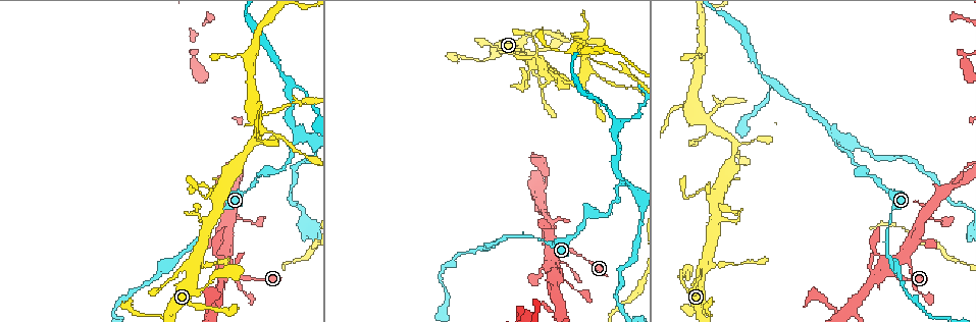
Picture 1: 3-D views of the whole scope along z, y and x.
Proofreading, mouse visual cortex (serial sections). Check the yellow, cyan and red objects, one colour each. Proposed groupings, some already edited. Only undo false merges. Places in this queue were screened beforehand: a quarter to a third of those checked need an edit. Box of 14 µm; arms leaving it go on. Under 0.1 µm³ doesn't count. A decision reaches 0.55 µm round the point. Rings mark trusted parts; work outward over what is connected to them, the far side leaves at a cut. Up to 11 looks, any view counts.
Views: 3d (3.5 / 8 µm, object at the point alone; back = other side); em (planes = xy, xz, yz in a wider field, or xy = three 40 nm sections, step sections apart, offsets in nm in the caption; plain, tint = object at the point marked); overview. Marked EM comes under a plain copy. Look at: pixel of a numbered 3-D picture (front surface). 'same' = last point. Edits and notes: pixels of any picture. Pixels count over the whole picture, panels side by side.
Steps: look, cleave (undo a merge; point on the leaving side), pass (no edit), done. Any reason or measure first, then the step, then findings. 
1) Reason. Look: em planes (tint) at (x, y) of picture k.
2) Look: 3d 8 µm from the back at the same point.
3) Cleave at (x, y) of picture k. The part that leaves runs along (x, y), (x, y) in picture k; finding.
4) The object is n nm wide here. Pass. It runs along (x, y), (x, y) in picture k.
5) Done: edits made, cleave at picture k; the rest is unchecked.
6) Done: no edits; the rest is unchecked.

Abrupt turn. Look: 3d 3.5 µm at (607, 212) of picture 1.

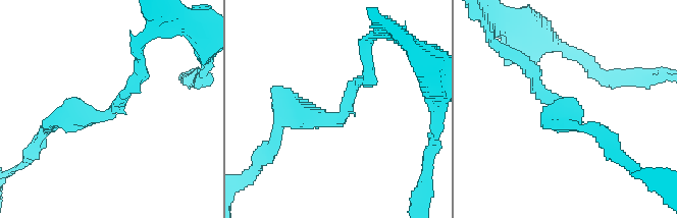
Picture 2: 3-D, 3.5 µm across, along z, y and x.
The arms are 200, 250 nm wide; now the EM. Look: em xy step 5 (tint) at (339, 117) of picture 2.

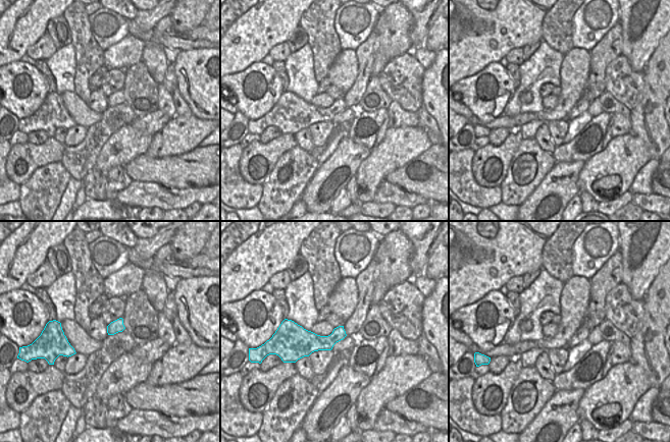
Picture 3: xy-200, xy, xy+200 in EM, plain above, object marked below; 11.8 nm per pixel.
Pass. It runs along (52, 127), (105, 115), (140, 74) in picture 2; all the same cell.

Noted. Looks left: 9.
Three arms meet. Look: 3d 3.5 µm at (836, 139) of picture 1.

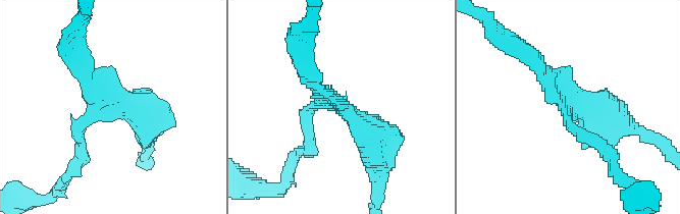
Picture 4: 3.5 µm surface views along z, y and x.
Look: em xy step 5 (tint) at (327, 104) of picture 4.

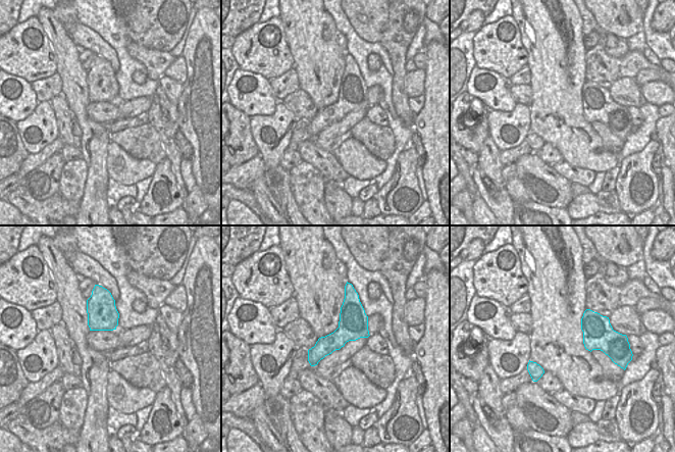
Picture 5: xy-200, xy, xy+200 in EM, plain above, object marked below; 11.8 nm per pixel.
Another direction. Look: em xy step 3 (tint) at the same point.

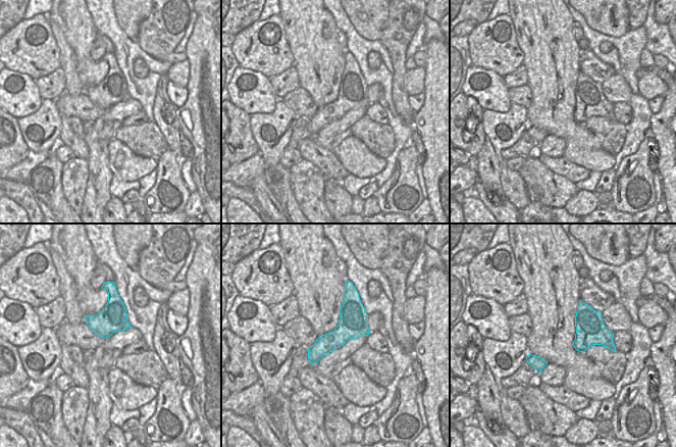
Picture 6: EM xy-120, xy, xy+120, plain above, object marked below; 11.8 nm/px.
Pass. It runs along (81, 149), (77, 126), (109, 99), (146, 117) in picture 4; one cell here.

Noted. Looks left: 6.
Thick turns thin. Look: 3d 8 µm at (774, 83) of picture 1.

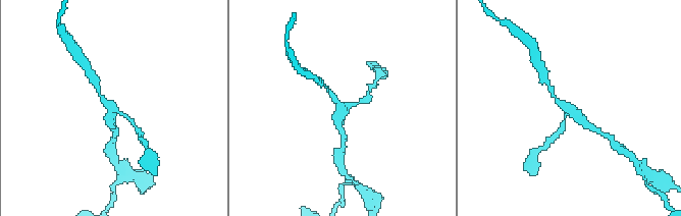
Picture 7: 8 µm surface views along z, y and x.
Zoom in. Look: 3d 3.5 µm at (340, 109) of picture 7.

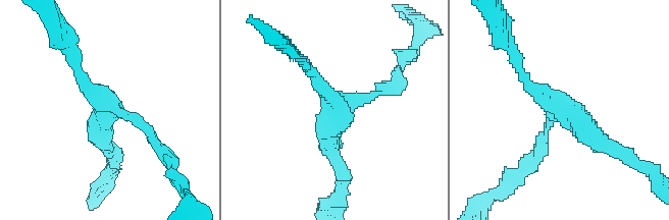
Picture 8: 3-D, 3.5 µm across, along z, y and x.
3 arms meet here; the arms are 150, 200, 300 nm wide. Look: em xy step 2 (tint) at (107, 107) of picture 8.

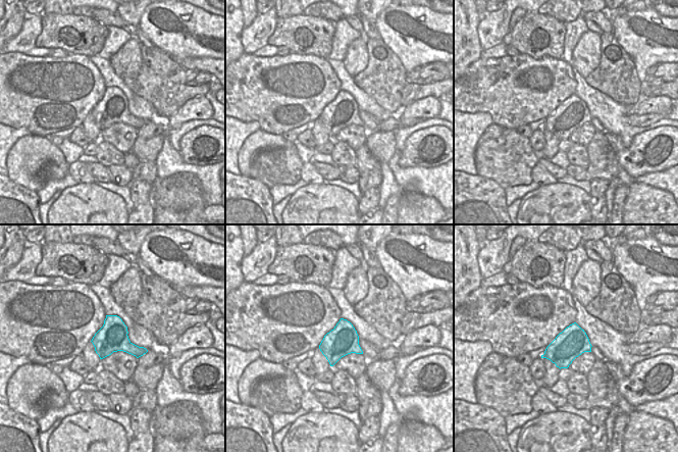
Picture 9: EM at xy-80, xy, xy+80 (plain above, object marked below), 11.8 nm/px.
Pass. It runs along (613, 149), (521, 70) in picture 8; continuous, no second cell.

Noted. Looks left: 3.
Look: 3d 3.5 µm at (586, 57) of picture 1.

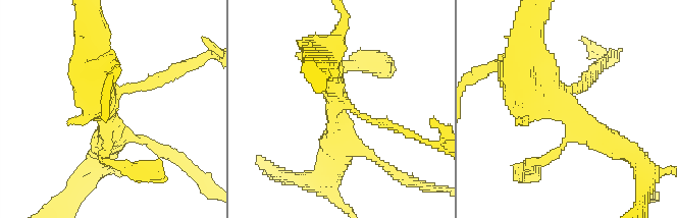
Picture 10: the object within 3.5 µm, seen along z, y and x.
Look: em xy step 3 (tint) at (336, 97) of picture 10.

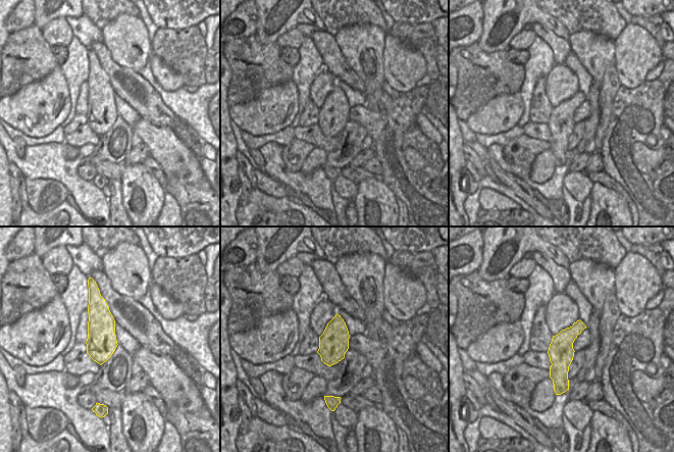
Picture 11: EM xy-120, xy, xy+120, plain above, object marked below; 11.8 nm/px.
Cleave at (155, 77) of picture 10. The part that leaves runs along (124, 90), (209, 55) in picture 10; a second cell is stuck on.

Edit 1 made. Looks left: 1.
Done: edits made, cleave at picture 10; the rest is unchecked.

